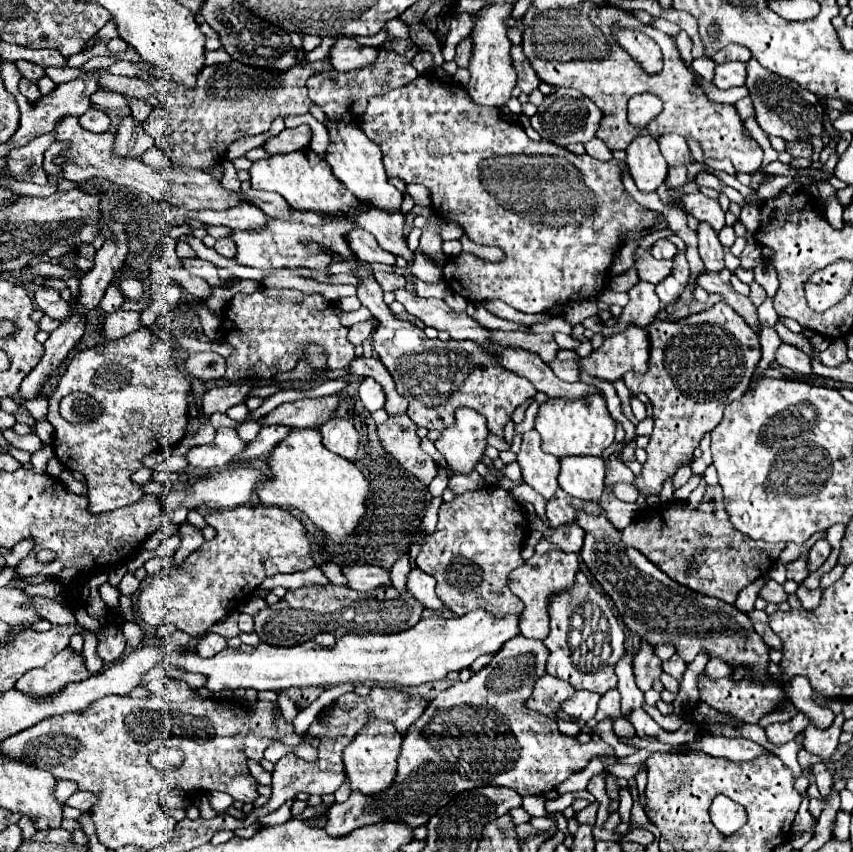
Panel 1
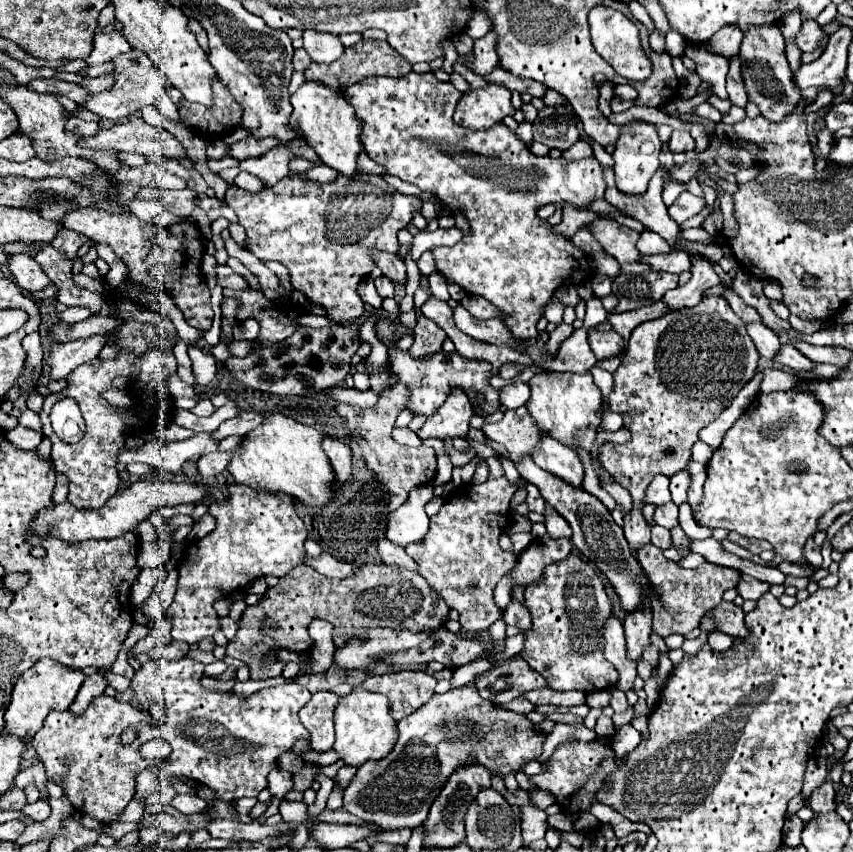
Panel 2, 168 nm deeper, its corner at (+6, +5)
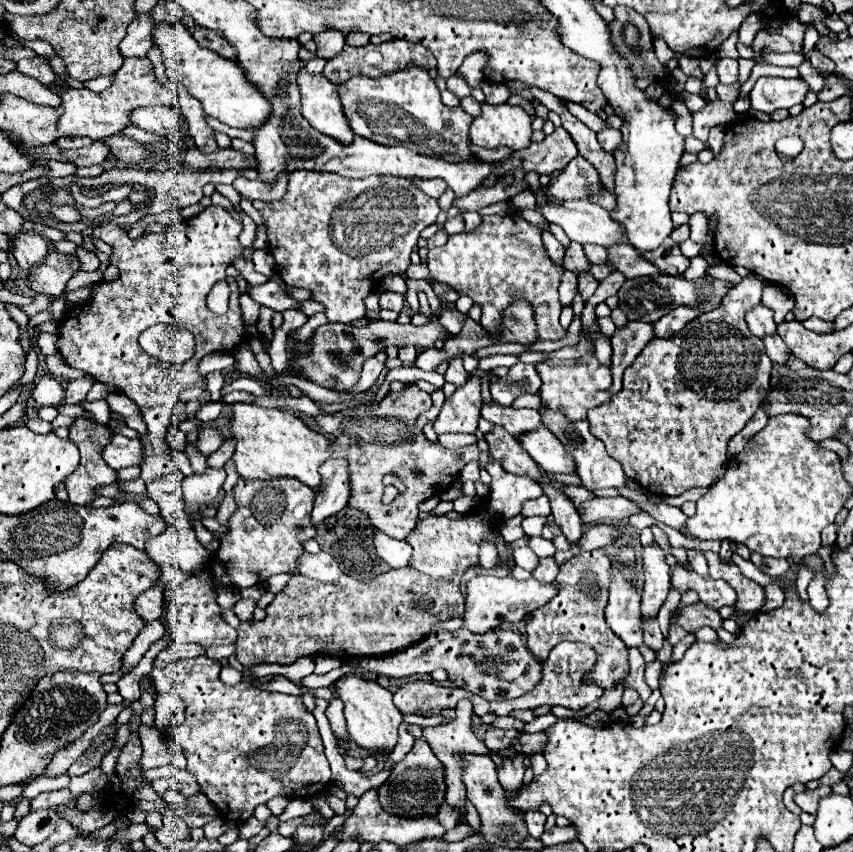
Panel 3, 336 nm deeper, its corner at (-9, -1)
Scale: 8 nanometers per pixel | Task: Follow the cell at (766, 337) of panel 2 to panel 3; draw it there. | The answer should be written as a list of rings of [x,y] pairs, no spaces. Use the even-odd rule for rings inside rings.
[[[762,304],[746,314],[746,324],[752,330],[752,334],[758,336],[758,338],[776,334],[776,322],[774,322],[774,316],[772,316],[772,310],[768,310]]]

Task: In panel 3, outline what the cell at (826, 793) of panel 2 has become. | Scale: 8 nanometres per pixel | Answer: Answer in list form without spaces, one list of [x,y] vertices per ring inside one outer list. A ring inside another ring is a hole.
[[[820,786],[818,790],[806,790],[806,792],[798,794],[794,800],[796,800],[796,804],[798,804],[804,812],[816,814],[816,802],[822,800],[824,796],[830,796],[830,794],[832,794],[832,788],[830,788],[830,786]]]

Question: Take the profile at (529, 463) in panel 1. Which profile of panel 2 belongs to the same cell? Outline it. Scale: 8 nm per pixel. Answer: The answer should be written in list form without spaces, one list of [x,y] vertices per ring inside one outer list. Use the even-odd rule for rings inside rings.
[[[525,406],[517,410],[505,410],[499,422],[487,422],[483,432],[487,438],[503,444],[515,462],[517,458],[523,458],[523,454],[529,454],[529,450],[533,450],[541,438],[539,428],[533,424],[533,418]]]

